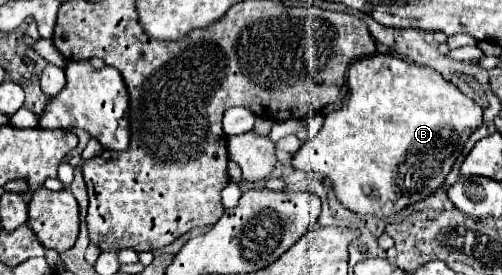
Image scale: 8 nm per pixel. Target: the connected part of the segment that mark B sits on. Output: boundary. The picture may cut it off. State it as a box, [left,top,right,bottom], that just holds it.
[293,55,481,217]

